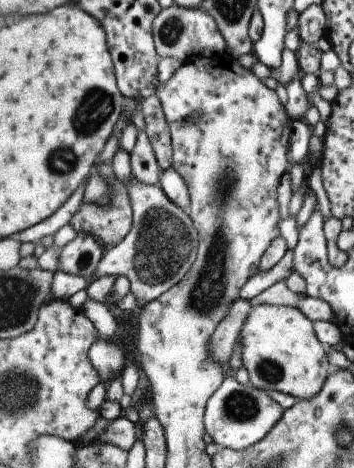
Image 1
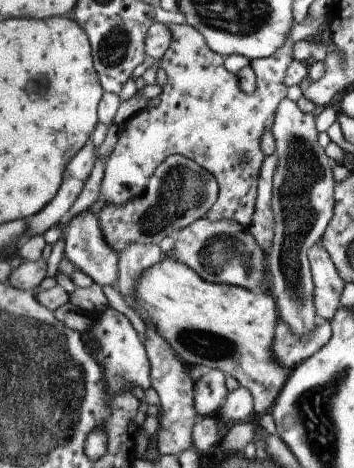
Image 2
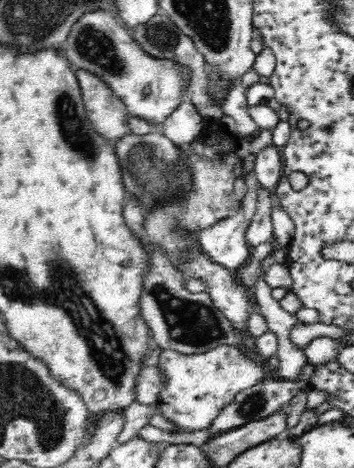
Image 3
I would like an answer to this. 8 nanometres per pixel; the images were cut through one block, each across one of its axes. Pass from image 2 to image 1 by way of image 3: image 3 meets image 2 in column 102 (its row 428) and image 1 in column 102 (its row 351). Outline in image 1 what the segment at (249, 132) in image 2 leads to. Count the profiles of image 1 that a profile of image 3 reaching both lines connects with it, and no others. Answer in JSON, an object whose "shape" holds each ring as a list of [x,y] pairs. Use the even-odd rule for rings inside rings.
{"shape":[[[101,162],[99,168],[101,168],[101,174],[109,180],[113,190],[113,198],[109,206],[101,208],[99,204],[81,204],[79,210],[73,214],[73,218],[69,220],[69,224],[77,234],[89,234],[97,238],[105,250],[109,250],[115,244],[119,244],[131,230],[133,212],[131,212],[127,190],[113,176],[111,164]]]}

